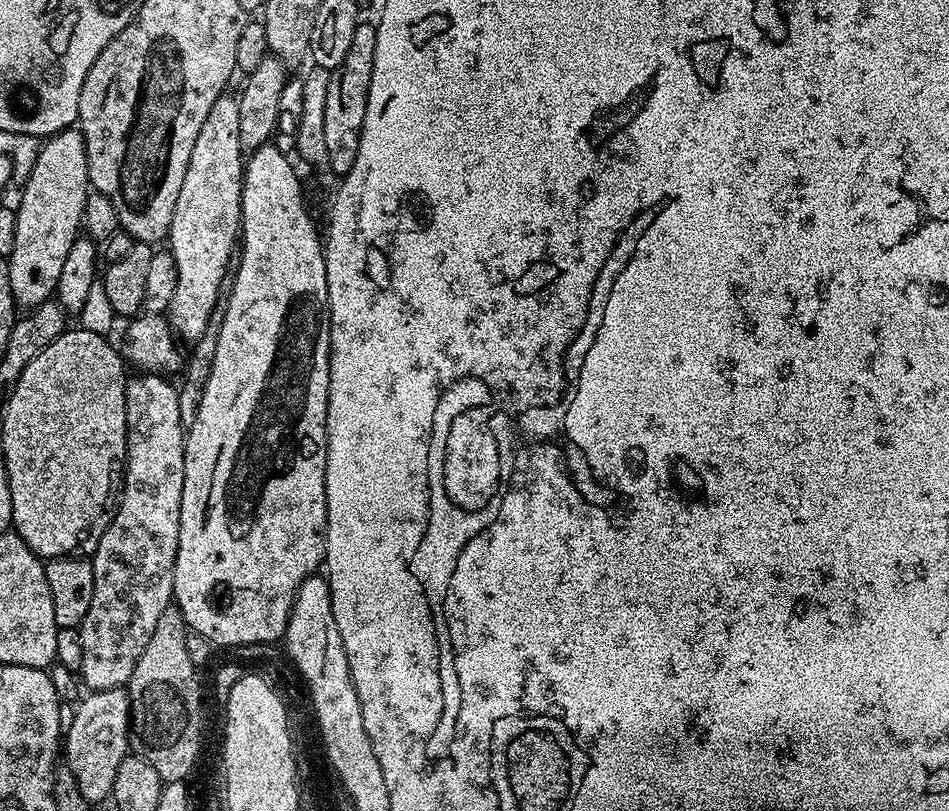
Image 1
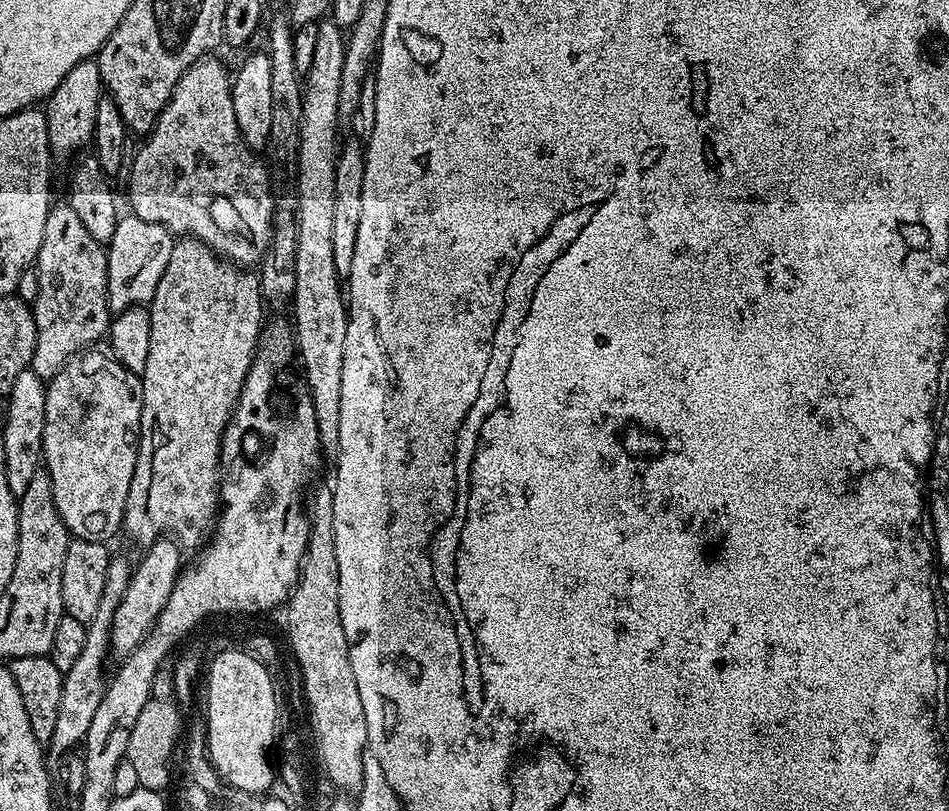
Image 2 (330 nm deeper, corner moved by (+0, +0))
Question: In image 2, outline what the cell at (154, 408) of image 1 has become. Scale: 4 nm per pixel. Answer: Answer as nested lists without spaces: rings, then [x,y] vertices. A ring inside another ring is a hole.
[[[109,559],[106,570],[106,582],[100,595],[98,614],[87,624],[86,646],[82,646],[82,654],[70,666],[70,670],[63,673],[64,685],[62,686],[62,700],[58,708],[58,718],[55,721],[55,729],[51,743],[47,745],[46,756],[49,761],[68,756],[83,741],[84,736],[90,730],[90,722],[94,718],[94,710],[98,710],[98,702],[102,702],[106,687],[106,675],[104,676],[104,659],[110,656],[110,637],[112,634],[112,619],[114,610],[126,594],[126,586],[132,577],[133,565],[124,560]]]

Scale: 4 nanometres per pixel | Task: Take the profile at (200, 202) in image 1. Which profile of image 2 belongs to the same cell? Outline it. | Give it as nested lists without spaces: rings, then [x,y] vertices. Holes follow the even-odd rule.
[[[180,238],[173,243],[170,250],[170,262],[166,262],[166,270],[162,270],[162,278],[158,282],[158,290],[154,290],[154,298],[148,308],[150,314],[150,355],[146,357],[146,366],[142,373],[142,391],[140,401],[140,442],[136,450],[134,478],[130,482],[130,494],[126,498],[123,531],[136,544],[147,546],[165,534],[171,534],[185,549],[195,549],[205,543],[206,537],[214,527],[218,515],[218,469],[220,467],[220,438],[224,428],[232,419],[232,412],[240,397],[242,386],[246,382],[246,374],[256,356],[256,344],[260,341],[260,333],[266,322],[262,297],[262,284],[254,277],[247,276],[247,271],[239,270],[237,265],[219,257],[199,238]]]

